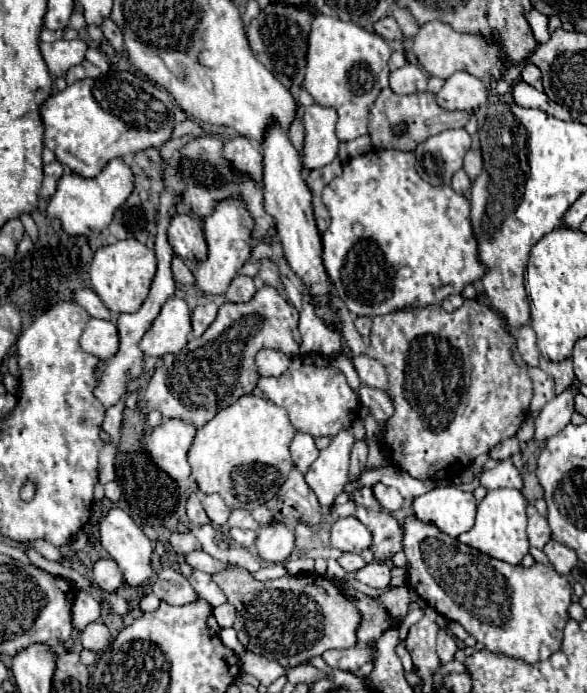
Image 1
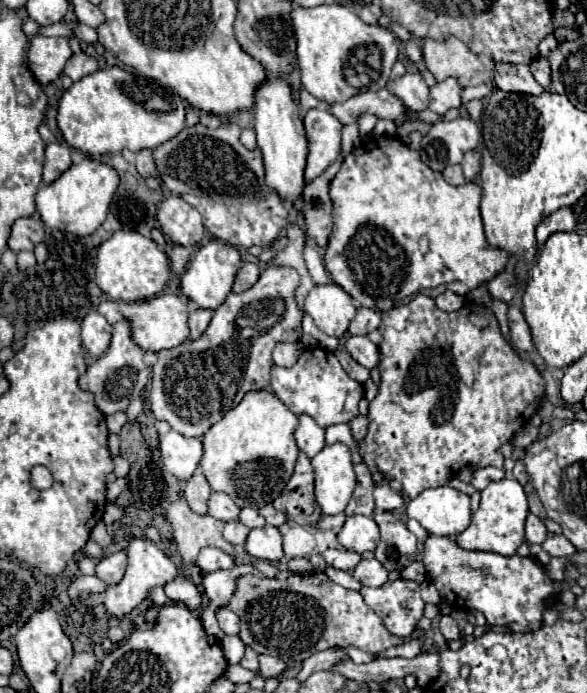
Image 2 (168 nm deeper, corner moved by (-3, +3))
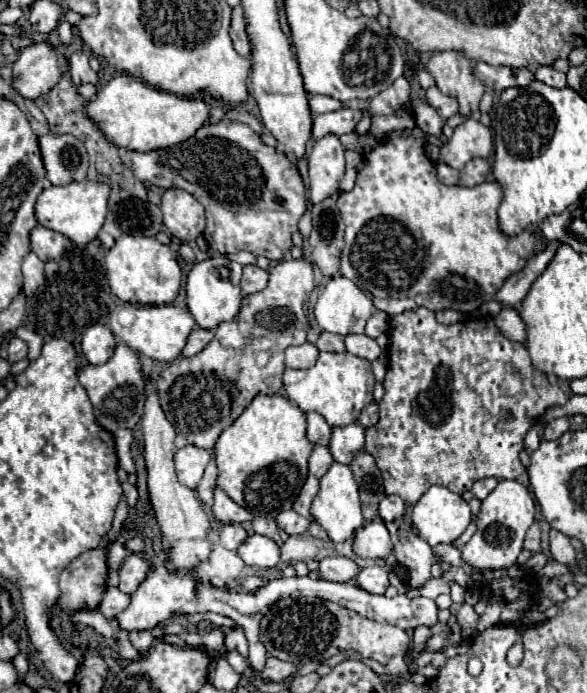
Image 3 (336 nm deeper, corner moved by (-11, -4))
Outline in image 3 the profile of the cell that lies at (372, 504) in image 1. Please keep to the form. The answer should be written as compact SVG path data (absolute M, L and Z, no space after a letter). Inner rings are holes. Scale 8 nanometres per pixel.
M360 451L352 459L350 467L352 467L352 473L356 475L356 481L358 481L358 487L360 487L362 515L364 515L366 521L372 521L378 513L380 497L384 493L380 469L376 467L376 461L372 459L372 455L368 455L366 451Z

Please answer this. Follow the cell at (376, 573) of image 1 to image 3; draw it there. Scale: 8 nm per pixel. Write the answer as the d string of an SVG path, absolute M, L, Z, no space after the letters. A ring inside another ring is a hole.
M378 565L364 567L360 571L360 575L356 577L356 583L358 583L358 587L362 587L364 591L368 591L372 595L384 595L386 587L390 585L386 569L384 567L378 567Z

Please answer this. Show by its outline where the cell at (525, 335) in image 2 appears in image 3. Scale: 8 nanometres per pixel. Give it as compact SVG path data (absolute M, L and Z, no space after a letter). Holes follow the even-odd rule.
M504 307L496 317L496 327L512 341L520 343L520 345L526 345L528 341L528 335L526 335L526 325L522 321L522 317L512 309L512 307Z

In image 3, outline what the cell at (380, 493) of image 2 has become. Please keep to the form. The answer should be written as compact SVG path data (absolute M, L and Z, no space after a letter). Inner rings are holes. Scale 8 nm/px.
M386 495L382 501L380 501L380 509L378 509L378 515L390 523L390 521L400 521L402 515L404 515L404 501L398 497L398 495Z

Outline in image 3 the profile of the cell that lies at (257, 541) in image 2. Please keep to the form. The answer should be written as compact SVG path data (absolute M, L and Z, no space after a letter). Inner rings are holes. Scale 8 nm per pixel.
M256 533L238 547L238 555L246 565L258 569L270 569L280 563L280 547L272 539Z

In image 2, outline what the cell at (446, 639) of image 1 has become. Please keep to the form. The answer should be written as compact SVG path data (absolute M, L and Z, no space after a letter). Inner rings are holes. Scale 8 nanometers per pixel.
M442 616L440 618L440 630L446 640L458 640L460 638L460 628L458 622L452 616Z

